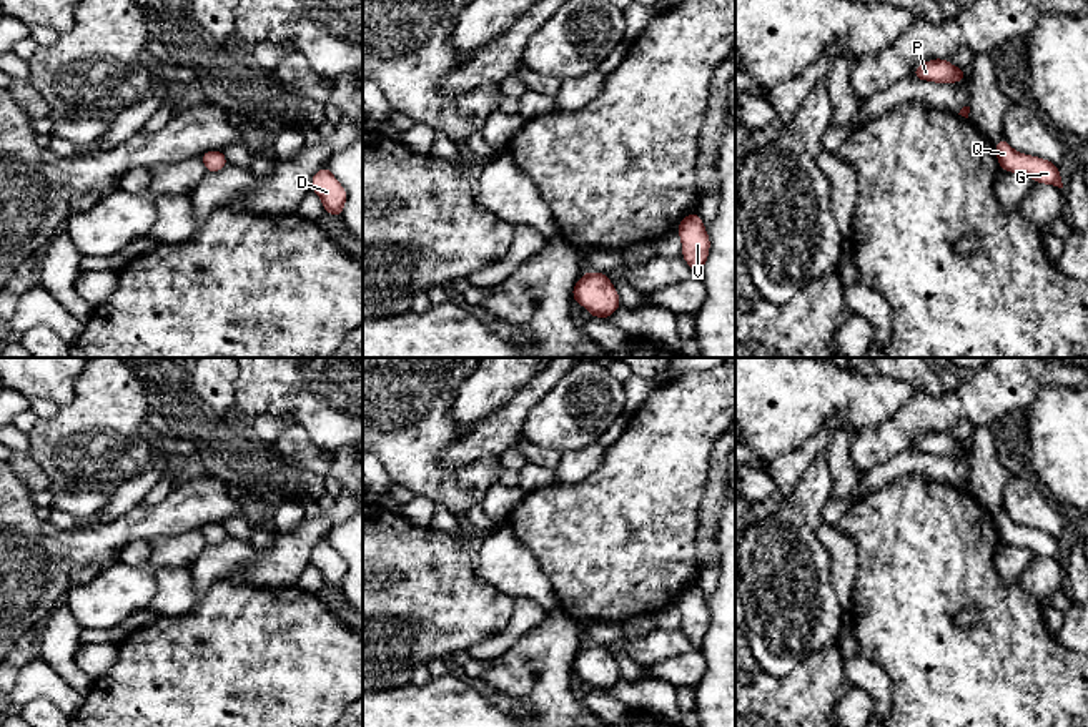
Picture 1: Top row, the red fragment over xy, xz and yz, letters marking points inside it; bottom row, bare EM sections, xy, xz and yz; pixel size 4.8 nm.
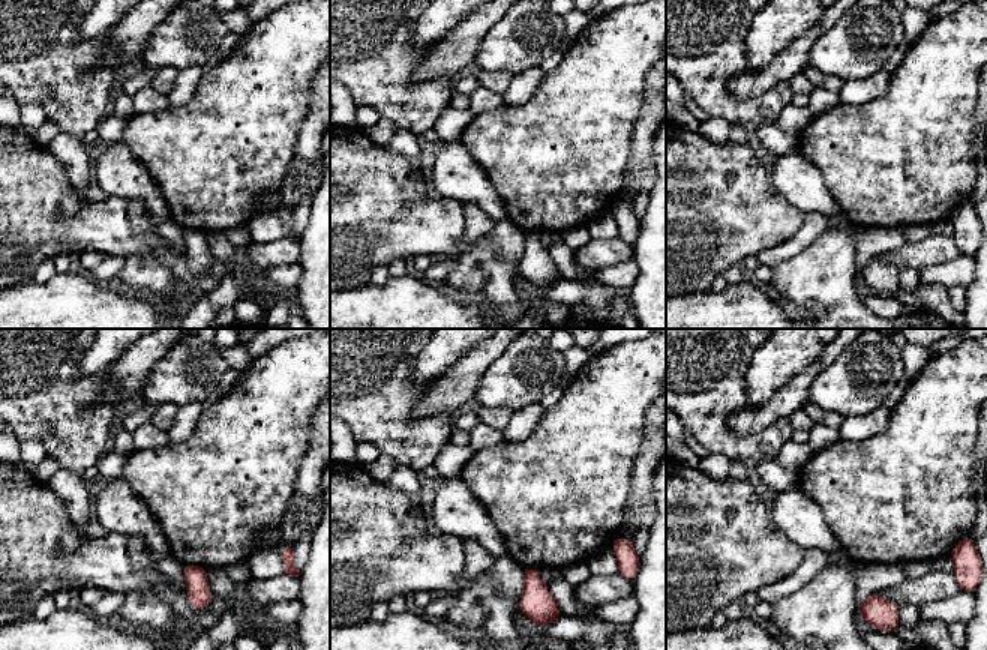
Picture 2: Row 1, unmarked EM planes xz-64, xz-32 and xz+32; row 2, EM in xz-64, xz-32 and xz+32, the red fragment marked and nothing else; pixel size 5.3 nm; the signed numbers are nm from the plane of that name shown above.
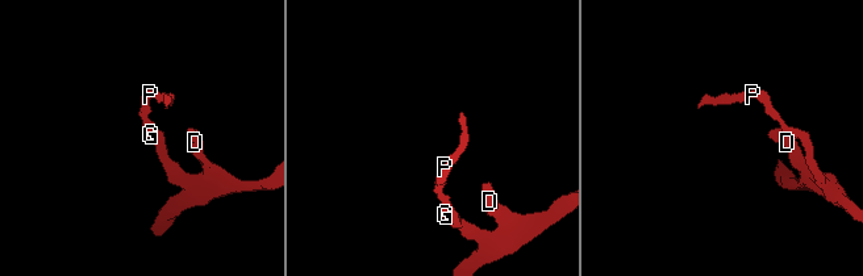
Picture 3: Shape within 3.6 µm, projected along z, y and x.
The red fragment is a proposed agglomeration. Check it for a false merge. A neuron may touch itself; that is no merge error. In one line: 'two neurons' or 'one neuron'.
one neuron

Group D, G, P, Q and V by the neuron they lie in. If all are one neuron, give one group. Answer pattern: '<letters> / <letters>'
D G P Q V

